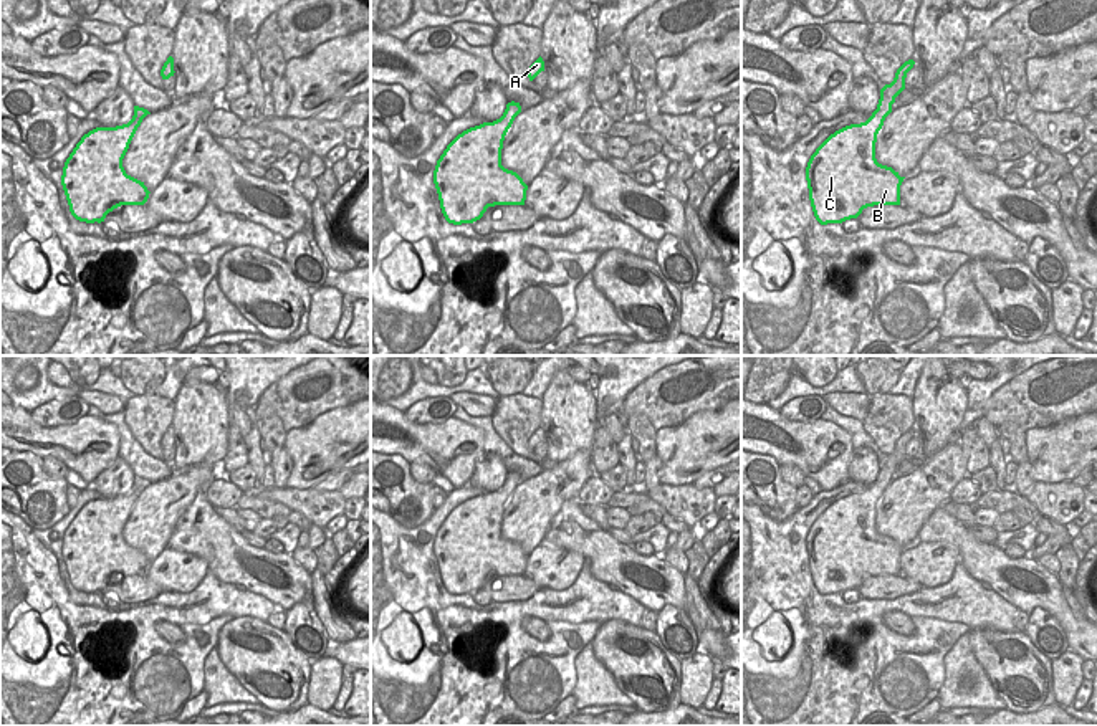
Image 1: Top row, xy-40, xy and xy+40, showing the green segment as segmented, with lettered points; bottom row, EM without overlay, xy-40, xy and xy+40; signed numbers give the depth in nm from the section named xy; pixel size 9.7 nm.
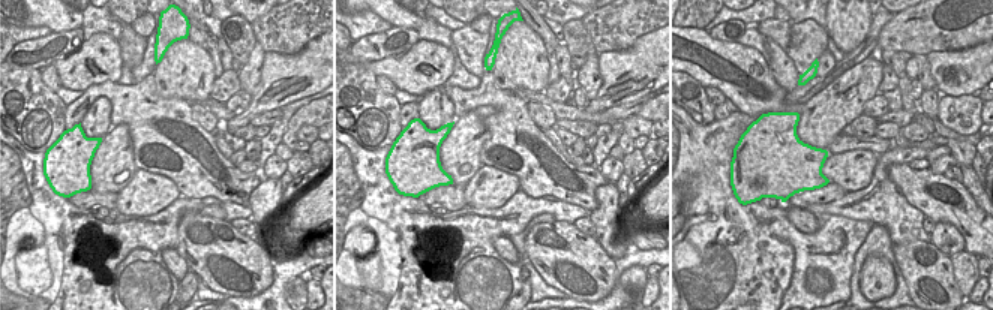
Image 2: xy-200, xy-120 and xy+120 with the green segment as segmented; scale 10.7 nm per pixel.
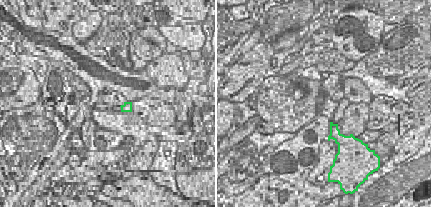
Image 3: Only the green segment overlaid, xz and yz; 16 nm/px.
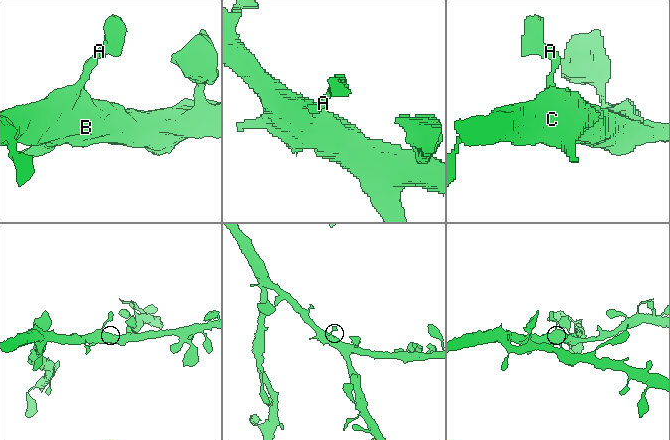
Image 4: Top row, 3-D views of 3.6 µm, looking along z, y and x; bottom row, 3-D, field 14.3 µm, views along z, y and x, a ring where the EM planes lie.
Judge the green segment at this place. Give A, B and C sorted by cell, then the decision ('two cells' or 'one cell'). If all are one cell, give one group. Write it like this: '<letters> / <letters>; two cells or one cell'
A B C; one cell

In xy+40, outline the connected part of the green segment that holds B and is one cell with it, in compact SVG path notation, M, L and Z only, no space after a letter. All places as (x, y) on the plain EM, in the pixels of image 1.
M913 430L905 432L893 451L880 460L877 480L865 493L836 501L811 526L806 551L812 582L821 595L857 589L867 577L900 576L905 547L877 533L875 513L913 435Z

